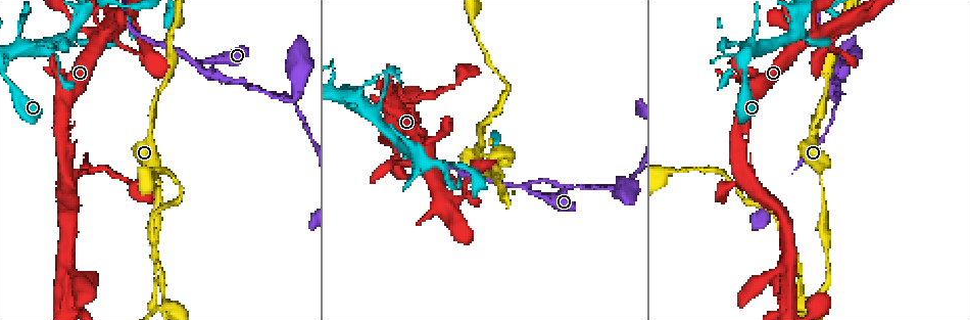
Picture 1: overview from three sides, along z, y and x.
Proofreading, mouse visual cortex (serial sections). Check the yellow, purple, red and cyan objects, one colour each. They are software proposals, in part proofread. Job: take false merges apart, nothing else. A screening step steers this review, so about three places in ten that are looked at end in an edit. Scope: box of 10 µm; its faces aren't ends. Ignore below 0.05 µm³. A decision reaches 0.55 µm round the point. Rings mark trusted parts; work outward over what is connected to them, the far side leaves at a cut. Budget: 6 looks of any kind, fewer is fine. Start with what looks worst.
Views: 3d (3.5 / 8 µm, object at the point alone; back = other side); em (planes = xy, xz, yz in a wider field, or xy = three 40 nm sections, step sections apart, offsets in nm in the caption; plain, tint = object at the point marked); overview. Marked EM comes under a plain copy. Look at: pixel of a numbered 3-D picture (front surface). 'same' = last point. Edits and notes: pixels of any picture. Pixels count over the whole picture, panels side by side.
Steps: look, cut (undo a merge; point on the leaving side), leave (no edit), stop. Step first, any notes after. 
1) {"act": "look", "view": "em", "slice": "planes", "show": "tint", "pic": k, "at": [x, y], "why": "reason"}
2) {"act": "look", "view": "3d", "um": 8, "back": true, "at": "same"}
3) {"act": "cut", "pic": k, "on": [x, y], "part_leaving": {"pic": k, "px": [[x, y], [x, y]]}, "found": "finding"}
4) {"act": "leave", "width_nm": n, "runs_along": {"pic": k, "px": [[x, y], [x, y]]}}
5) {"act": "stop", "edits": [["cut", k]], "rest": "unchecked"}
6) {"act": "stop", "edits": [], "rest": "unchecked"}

{"act": "look", "view": "3d", "um": 3.5, "pic": 1, "at": [843, 62], "why": "branch point"}

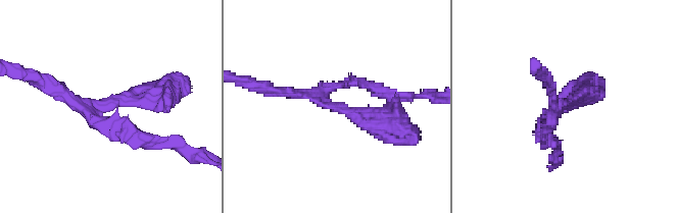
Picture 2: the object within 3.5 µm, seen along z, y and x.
{"act": "look", "view": "em", "slice": "xy", "step": 2, "show": "tint", "pic": 2, "at": [98, 105], "arms": 3, "arm_widths_nm": [150, 150, 250]}

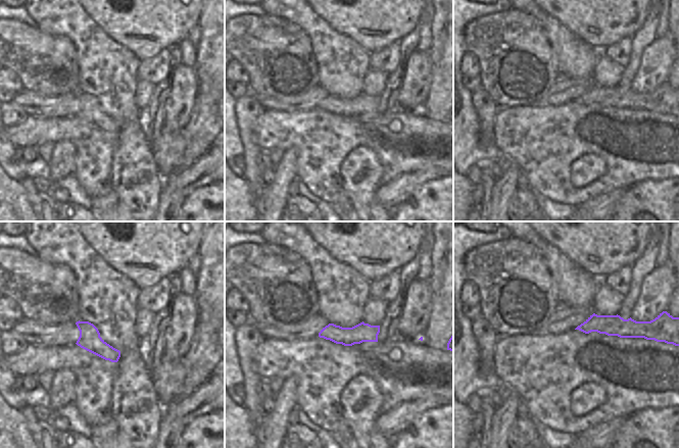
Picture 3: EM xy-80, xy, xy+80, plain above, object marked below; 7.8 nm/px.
{"act": "leave", "runs_along": {"pic": 3, "px": [[377, 328], [370, 333], [322, 335]]}, "found": "one cell here"}

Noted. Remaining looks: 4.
{"act": "look", "view": "3d", "um": 3.5, "pic": 1, "at": [801, 302], "why": "sharp bend"}

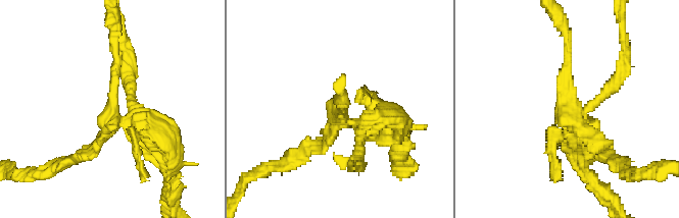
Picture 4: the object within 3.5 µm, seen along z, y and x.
{"act": "look", "view": "em", "slice": "planes", "show": "tint", "pic": 4, "at": [573, 114], "why": "shape alone is not enough"}

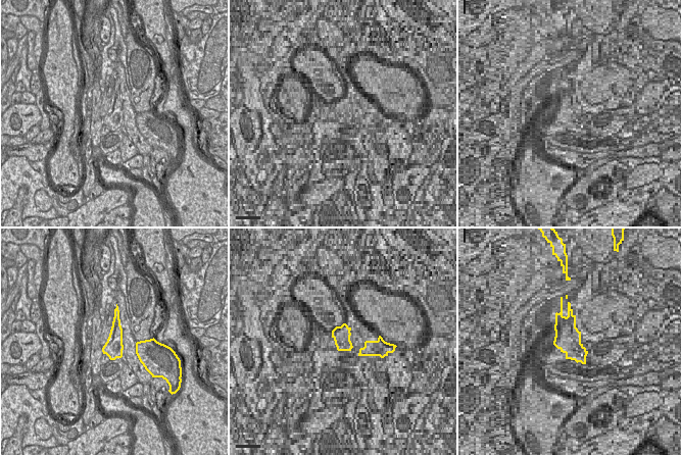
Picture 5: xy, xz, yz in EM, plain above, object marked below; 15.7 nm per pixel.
{"act": "cut", "pic": 4, "on": [566, 87], "part_leaving": {"pic": 4, "px": [[581, 122], [565, 95], [565, 29]]}, "found": "a second cell is stuck on"}

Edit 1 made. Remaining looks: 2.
{"act": "look", "view": "3d", "um": 3.5, "pic": 1, "at": [752, 46], "why": "a fork"}

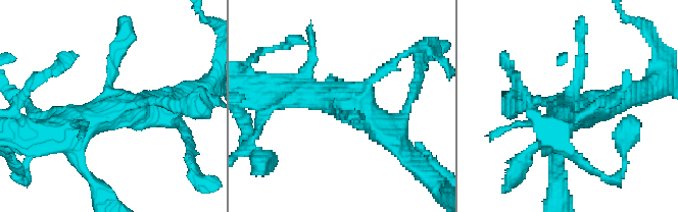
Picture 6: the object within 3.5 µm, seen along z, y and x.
{"act": "leave", "runs_along": {"pic": 6, "px": [[300, 91], [353, 103], [403, 151]]}, "found": "all the same cell"}

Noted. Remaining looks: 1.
{"act": "stop", "edits": [["cut", 4]], "rest": "unchecked"}

